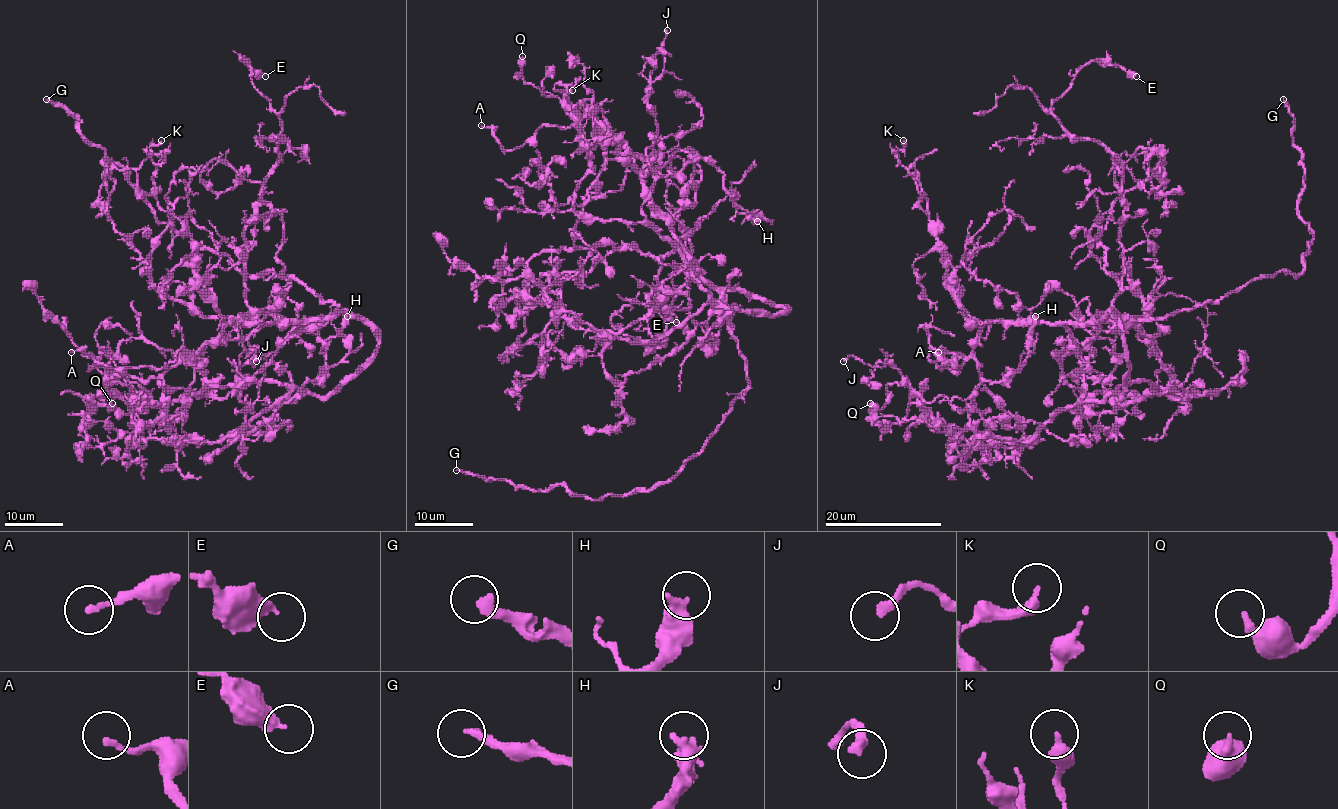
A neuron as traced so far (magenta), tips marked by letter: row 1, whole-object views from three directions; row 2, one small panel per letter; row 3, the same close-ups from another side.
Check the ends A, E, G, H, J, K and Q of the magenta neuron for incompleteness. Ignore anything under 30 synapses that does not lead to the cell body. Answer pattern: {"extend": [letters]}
{"extend": ["G"]}

